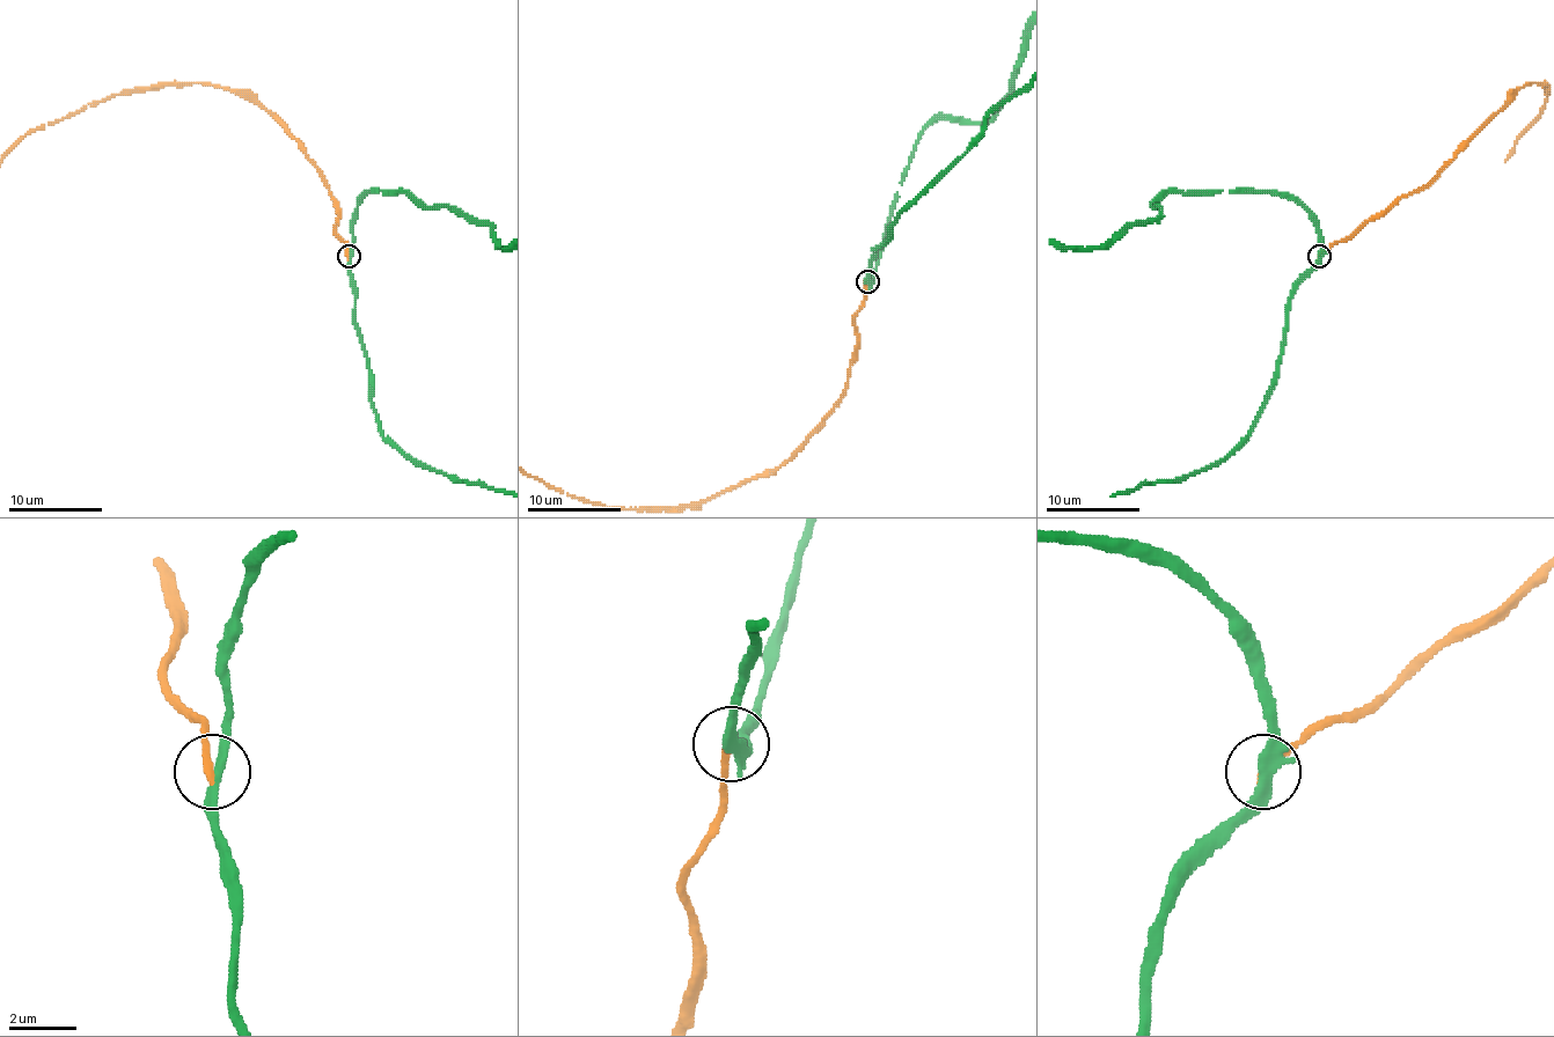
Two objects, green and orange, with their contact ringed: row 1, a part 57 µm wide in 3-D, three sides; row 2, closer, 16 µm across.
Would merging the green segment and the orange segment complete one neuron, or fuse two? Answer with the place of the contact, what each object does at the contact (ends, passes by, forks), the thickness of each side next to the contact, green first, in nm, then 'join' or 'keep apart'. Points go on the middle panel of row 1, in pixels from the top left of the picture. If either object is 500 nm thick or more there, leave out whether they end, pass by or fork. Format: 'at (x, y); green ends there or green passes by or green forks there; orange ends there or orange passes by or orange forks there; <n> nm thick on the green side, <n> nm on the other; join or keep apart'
at (867, 281); green passes by; orange ends there; 300 nm thick on the green side, 240 nm on the other; keep apart

